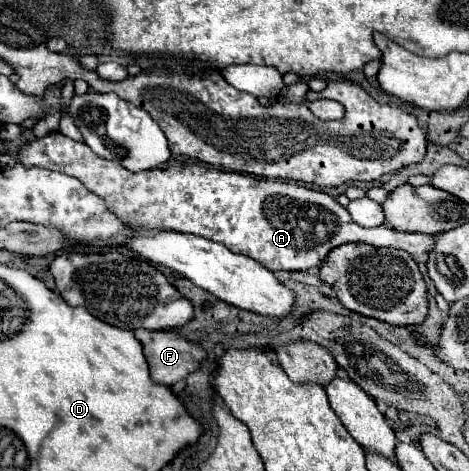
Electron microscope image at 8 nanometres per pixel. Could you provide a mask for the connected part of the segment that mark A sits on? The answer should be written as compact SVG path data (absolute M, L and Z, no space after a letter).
M51 132L21 146L19 162L75 176L87 186L87 190L101 196L109 208L113 208L113 212L135 228L197 234L221 242L229 250L249 256L273 272L303 272L319 268L333 248L349 242L397 248L409 254L423 254L433 248L433 236L429 234L403 234L389 228L389 224L361 228L357 222L353 222L347 208L343 208L337 198L323 190L197 164L175 164L131 172L119 164L93 156L87 144L75 142L59 132Z

